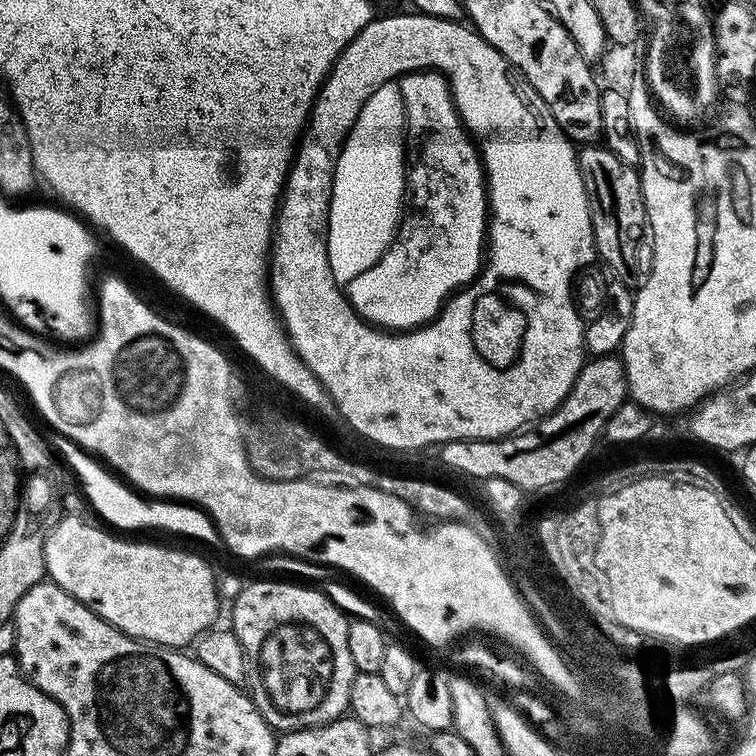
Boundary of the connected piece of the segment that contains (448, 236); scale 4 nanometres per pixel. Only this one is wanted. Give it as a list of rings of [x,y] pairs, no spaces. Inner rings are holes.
[[[414,76],[402,87],[405,102],[404,165],[407,211],[403,213],[392,244],[368,270],[346,287],[348,301],[361,318],[381,330],[407,332],[428,324],[444,307],[444,301],[480,275],[486,259],[488,194],[484,162],[475,140],[461,120],[448,80]]]

